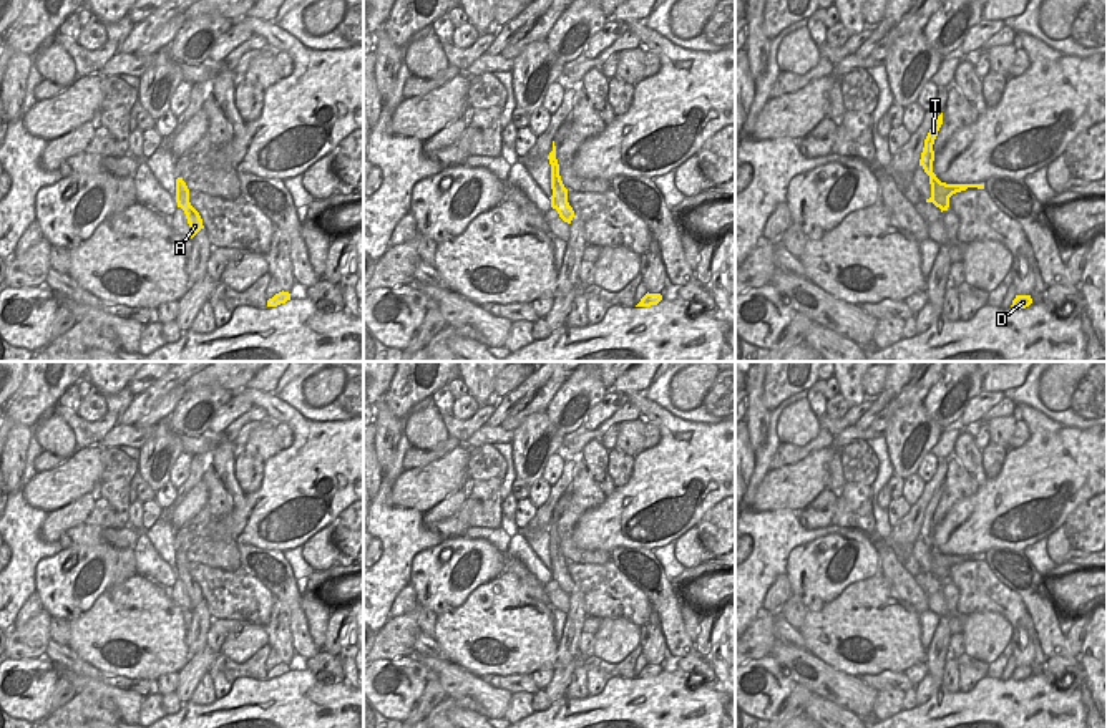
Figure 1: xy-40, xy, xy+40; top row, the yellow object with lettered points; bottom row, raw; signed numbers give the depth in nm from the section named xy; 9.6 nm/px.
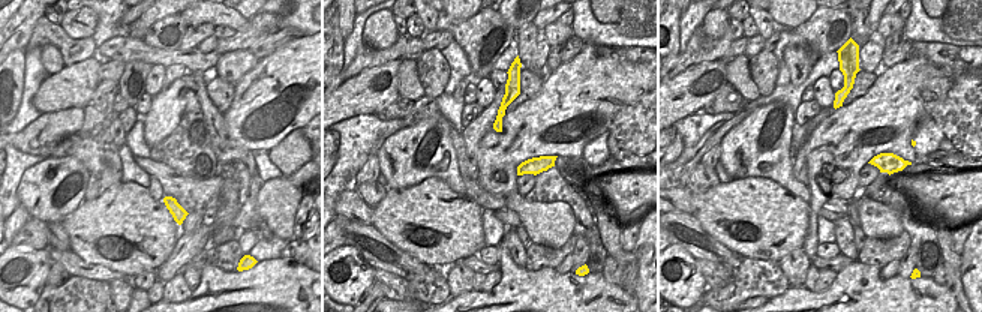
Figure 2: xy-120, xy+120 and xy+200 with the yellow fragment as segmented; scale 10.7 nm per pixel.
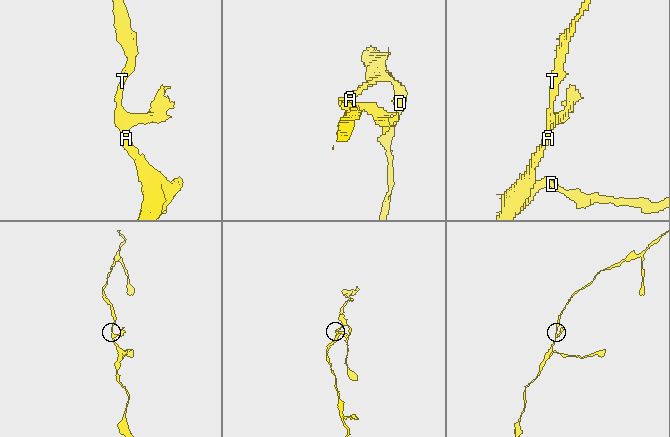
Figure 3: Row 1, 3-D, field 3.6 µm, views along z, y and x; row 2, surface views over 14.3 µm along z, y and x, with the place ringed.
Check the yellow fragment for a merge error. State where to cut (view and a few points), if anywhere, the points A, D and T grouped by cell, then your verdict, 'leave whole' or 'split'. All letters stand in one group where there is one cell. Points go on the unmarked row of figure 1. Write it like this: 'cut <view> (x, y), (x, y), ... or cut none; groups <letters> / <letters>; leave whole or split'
cut none; groups A D T; leave whole

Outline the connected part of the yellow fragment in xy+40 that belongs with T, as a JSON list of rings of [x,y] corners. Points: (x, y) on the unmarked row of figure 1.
[[[943,484],[936,489],[936,493],[933,494],[924,511],[924,519],[921,524],[919,537],[929,547],[929,556],[931,556],[931,569],[926,570],[926,574],[933,574],[943,584],[943,582],[948,582],[949,569],[953,565],[966,562],[968,559],[984,561],[984,556],[946,556],[936,549],[936,546],[933,544],[933,532],[934,532],[933,516],[934,516],[934,511],[938,507],[941,496],[943,496]]]

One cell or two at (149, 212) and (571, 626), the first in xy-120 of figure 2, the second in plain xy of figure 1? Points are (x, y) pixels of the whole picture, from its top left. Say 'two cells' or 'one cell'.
two cells

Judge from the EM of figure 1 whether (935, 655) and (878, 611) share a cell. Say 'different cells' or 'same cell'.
different cells

